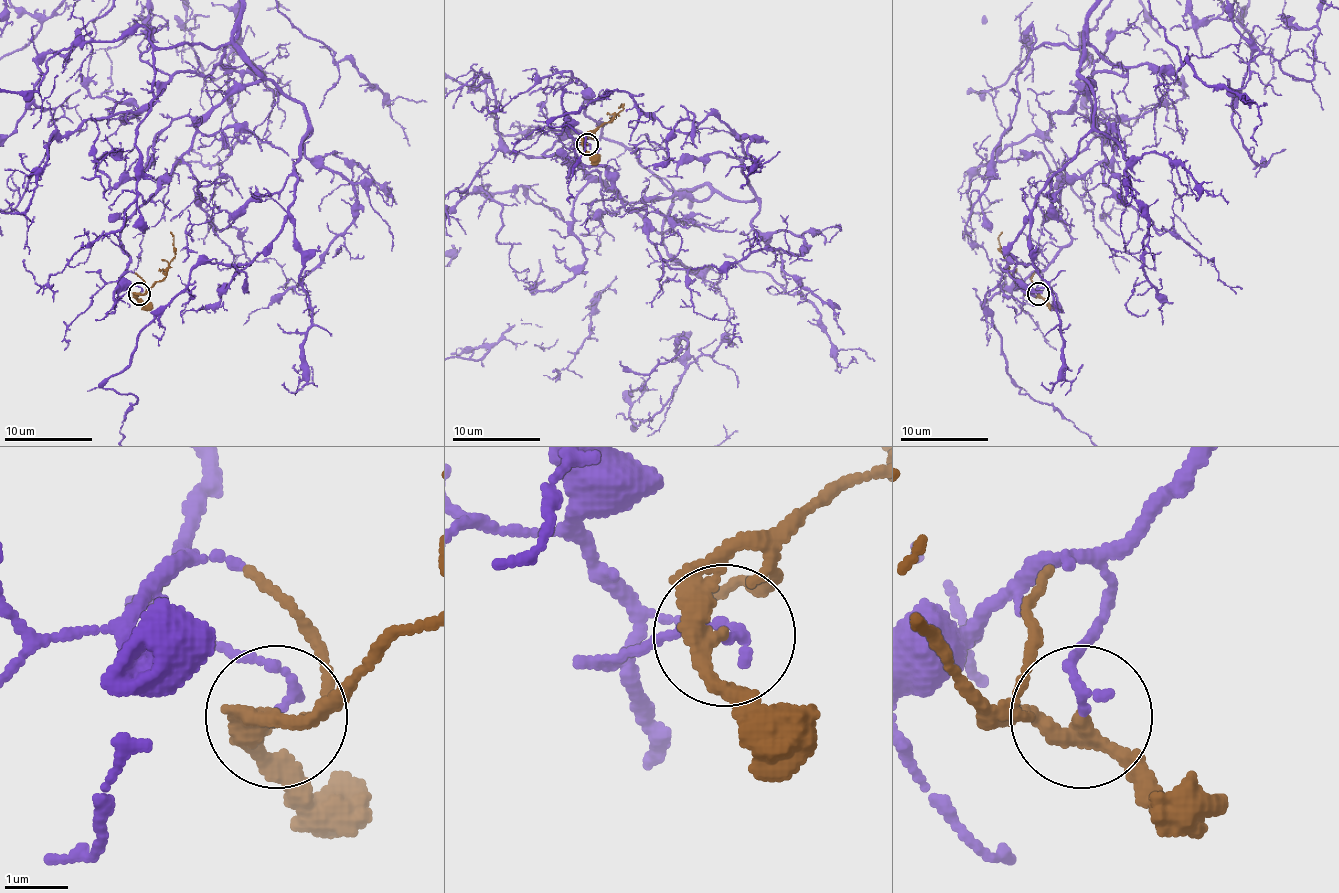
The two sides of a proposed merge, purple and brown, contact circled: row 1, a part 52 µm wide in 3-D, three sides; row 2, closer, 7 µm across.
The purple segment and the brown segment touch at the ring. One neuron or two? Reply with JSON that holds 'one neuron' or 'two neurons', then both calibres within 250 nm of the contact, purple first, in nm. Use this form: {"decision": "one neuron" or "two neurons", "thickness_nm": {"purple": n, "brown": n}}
{"decision": "two neurons", "thickness_nm": {"purple": 150, "brown": 260}}

